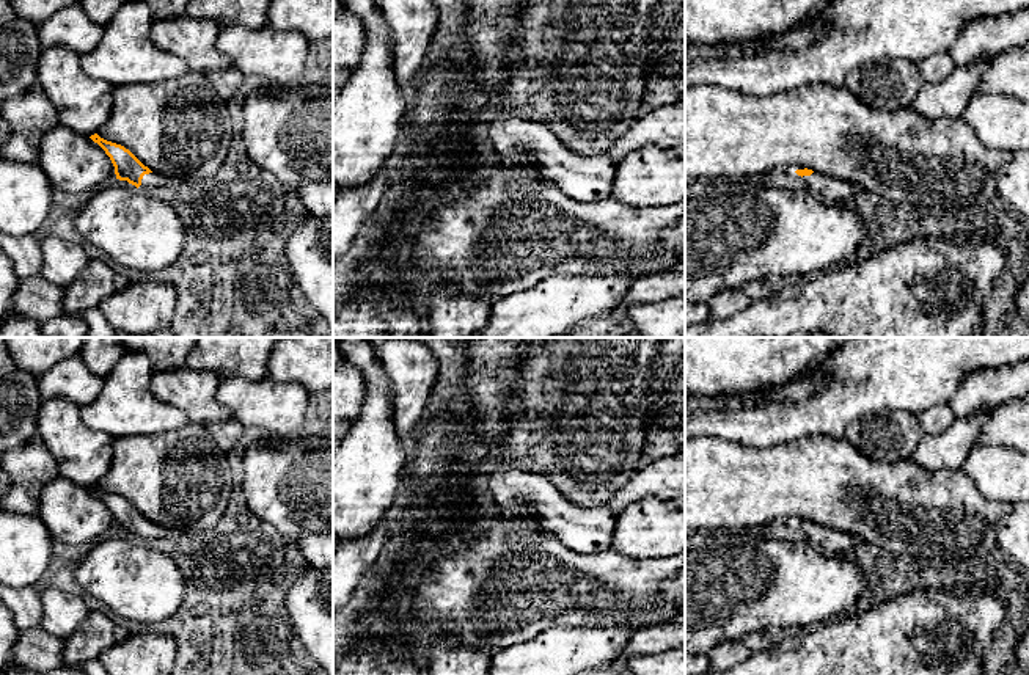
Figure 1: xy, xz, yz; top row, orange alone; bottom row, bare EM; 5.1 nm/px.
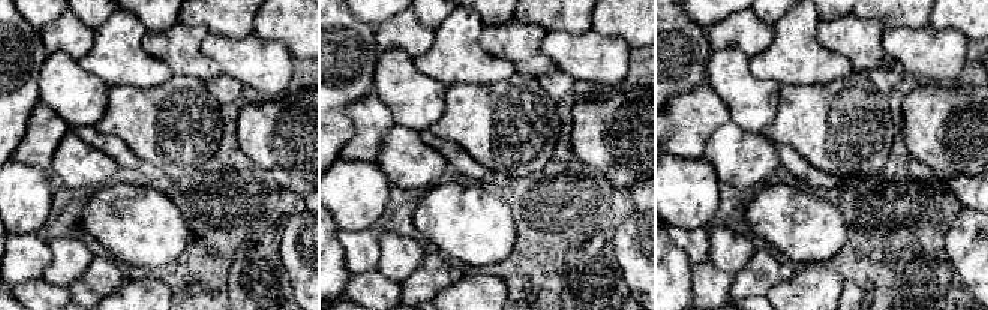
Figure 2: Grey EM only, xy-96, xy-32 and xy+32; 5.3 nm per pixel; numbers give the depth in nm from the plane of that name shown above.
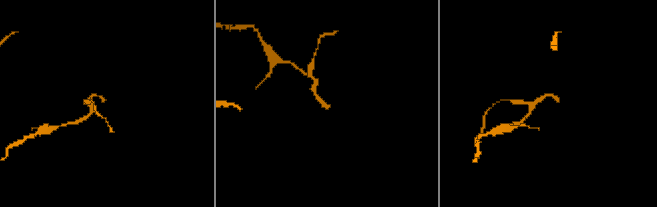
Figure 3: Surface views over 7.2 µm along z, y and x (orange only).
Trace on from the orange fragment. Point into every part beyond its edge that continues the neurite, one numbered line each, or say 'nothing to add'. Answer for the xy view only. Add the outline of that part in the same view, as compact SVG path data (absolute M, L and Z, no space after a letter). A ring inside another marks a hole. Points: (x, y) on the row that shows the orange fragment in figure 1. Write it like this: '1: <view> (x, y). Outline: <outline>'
1: xy (153, 182). Outline: M149 173L143 176L138 188L151 193L171 195L174 192L174 184L162 174Z

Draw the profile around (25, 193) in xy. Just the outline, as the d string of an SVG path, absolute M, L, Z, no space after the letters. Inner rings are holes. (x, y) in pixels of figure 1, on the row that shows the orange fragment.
M0 159L0 234L35 234L52 209L53 187L38 163Z

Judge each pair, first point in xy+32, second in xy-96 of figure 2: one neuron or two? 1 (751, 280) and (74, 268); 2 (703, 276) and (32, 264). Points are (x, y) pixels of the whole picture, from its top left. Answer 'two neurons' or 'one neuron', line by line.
1: two neurons
2: two neurons

